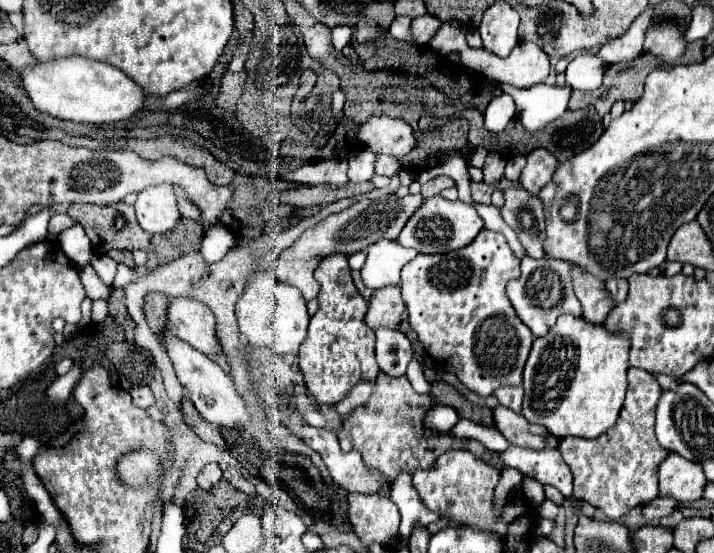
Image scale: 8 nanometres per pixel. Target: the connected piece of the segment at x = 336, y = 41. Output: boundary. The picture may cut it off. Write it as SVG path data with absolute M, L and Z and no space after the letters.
M345 25L333 27L333 47L335 47L337 51L341 51L341 49L351 41L351 33L353 33L351 27L345 27Z

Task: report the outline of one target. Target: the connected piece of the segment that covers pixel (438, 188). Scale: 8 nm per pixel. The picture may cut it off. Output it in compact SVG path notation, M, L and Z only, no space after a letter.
M439 175L439 177L427 181L427 183L421 187L421 195L423 195L423 197L433 197L433 195L439 195L443 189L453 187L453 185L455 185L455 183L453 183L449 177Z

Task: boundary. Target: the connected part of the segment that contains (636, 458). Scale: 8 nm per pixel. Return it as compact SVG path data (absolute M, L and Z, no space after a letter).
M631 367L627 377L629 389L625 405L609 433L595 439L563 437L559 443L559 451L575 479L573 497L601 509L607 519L619 519L633 507L647 505L659 495L657 469L669 455L669 451L657 443L653 429L655 405L659 401L661 387L653 381L651 373L643 369Z

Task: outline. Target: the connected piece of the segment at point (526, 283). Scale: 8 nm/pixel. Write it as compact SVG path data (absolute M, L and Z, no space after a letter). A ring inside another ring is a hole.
M525 257L521 261L521 277L507 283L507 287L505 287L507 297L509 297L517 317L531 329L533 337L543 337L555 325L555 319L557 319L559 313L581 315L581 303L577 301L577 297L573 293L573 281L569 277L569 271L571 271L569 263L559 261L559 259ZM551 291L559 291L561 293L561 299L557 303L553 303L551 299L543 297L545 293L551 293Z

